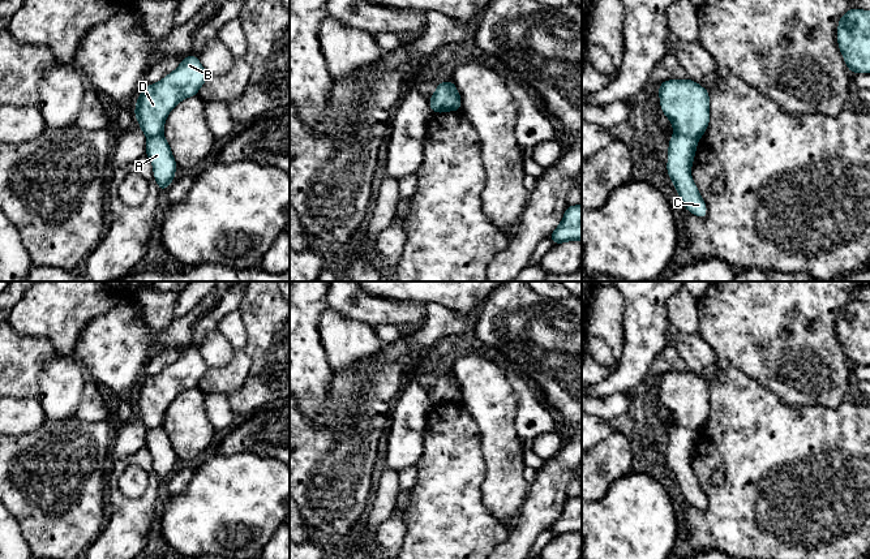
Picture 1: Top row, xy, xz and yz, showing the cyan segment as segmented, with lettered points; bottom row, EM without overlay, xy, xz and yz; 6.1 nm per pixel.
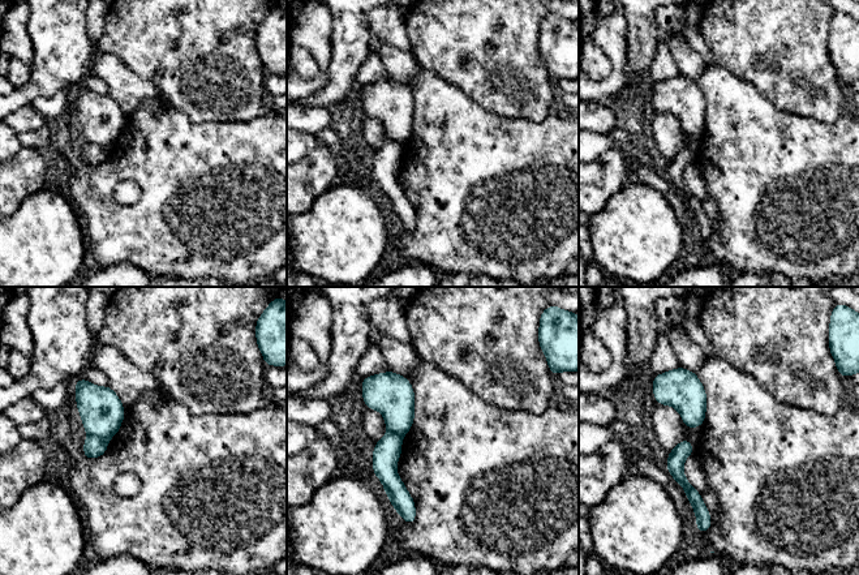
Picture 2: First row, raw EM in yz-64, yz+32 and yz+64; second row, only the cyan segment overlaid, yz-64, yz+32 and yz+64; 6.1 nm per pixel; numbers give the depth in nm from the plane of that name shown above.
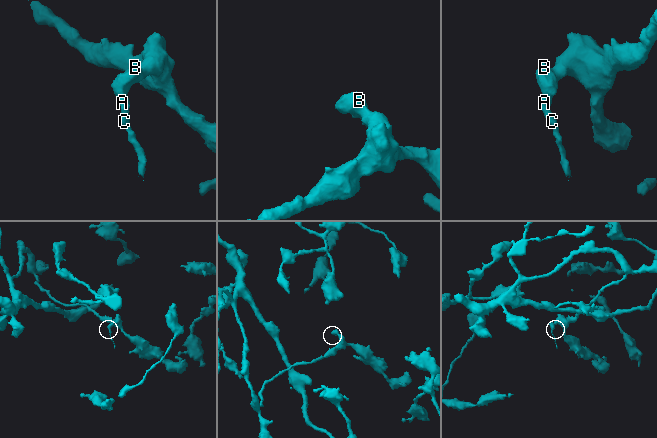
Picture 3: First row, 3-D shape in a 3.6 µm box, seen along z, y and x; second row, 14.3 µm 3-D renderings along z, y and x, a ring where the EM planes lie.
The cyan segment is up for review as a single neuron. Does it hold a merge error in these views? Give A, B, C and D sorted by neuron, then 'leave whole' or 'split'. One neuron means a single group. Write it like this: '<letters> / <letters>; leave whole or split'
A C / B D; split

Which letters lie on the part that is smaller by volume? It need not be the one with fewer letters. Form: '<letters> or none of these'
A, C

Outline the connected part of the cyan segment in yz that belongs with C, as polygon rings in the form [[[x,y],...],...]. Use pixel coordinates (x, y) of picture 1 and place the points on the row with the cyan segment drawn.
[[[673,134],[669,138],[667,172],[674,184],[685,210],[700,219],[706,219],[707,205],[691,177],[697,145],[698,139],[693,137]]]

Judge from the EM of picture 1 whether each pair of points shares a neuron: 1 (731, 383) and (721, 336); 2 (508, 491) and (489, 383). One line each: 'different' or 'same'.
1: different
2: same

